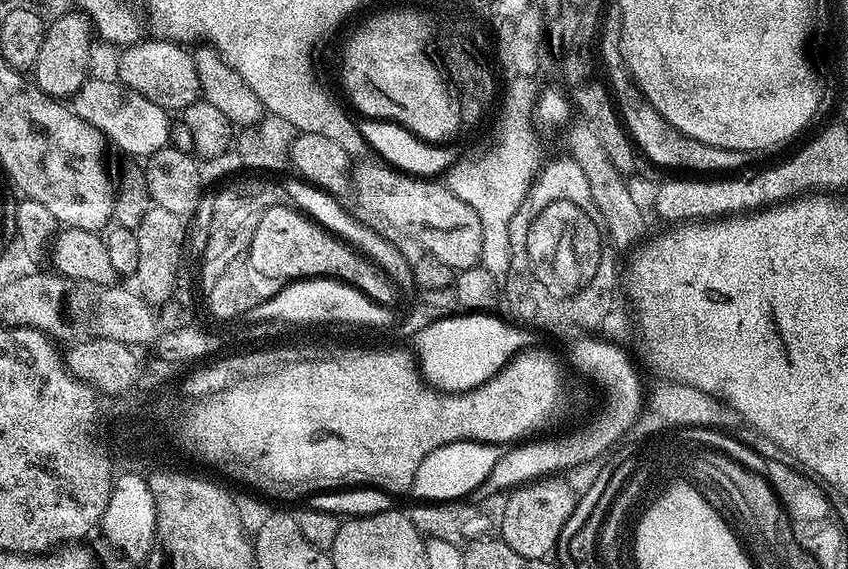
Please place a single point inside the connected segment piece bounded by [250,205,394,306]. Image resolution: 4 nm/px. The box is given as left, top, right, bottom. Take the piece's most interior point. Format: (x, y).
(289, 243)

